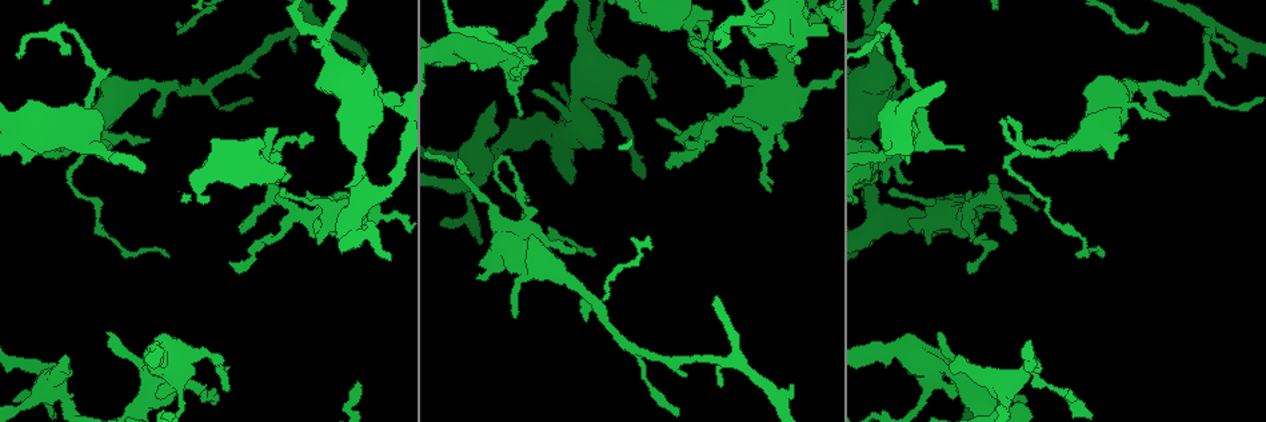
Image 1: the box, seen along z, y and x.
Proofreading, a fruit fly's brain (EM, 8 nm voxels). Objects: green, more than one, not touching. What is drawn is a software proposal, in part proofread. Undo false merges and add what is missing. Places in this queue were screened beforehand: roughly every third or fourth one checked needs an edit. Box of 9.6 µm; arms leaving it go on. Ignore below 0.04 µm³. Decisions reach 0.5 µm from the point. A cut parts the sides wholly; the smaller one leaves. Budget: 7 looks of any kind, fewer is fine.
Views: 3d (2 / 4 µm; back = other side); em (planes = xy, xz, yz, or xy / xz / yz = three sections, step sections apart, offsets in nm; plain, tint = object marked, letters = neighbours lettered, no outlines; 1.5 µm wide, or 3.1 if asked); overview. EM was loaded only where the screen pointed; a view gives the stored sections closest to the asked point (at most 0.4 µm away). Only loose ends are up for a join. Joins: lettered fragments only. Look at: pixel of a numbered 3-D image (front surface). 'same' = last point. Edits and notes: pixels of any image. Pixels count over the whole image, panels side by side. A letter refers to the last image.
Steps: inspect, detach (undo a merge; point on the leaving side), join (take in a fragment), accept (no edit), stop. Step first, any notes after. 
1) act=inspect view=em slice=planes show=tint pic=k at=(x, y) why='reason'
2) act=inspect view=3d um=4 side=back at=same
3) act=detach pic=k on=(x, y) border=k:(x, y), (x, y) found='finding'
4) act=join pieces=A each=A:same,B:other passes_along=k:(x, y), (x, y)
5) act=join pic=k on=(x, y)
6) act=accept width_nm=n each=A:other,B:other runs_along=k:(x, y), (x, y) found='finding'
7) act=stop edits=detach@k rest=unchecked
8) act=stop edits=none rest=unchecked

act=inspect view=em slice=xy step=4 show=letters pic=1 at=(1037, 209) why='tapers out'

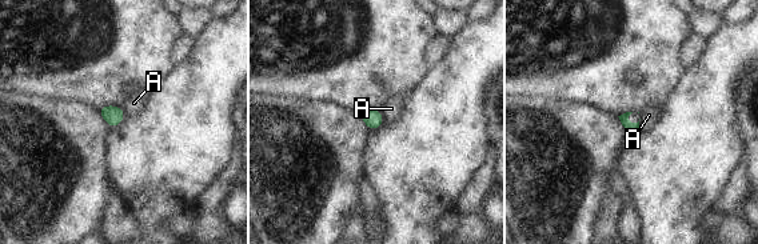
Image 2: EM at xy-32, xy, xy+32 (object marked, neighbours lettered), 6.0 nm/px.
act=inspect view=em slice=planes show=letters at=same why='cut it another way'

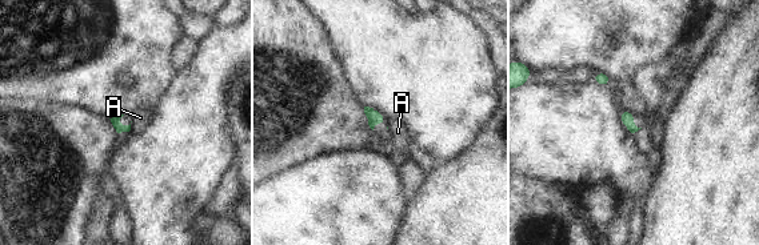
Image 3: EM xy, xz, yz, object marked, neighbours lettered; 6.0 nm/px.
act=accept each=A:other found='none of them fits'

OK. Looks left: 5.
act=inspect view=em slice=planes show=letters pic=1 at=(105, 333) why='free end'

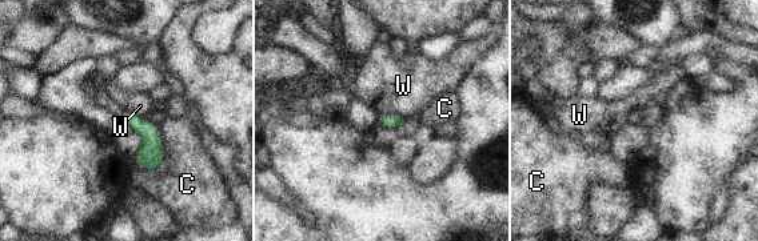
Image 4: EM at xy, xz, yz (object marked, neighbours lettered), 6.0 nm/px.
act=accept each=C:other,W:other found='none of them fits'

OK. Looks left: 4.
act=inspect view=em slice=planes show=plain pic=1 at=(286, 189) why='thin end'

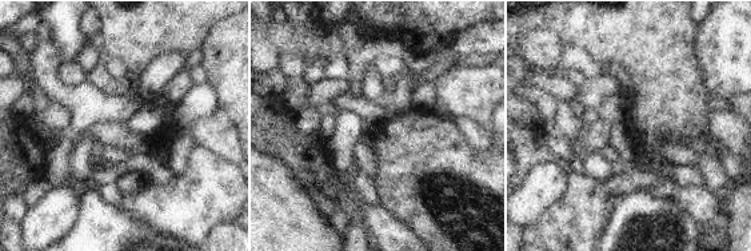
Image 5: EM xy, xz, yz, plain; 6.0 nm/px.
act=inspect view=em slice=planes show=letters at=same why='what lies round it'

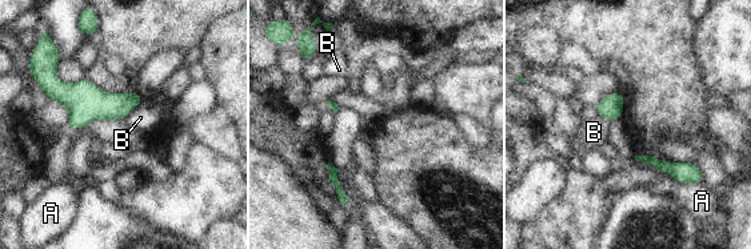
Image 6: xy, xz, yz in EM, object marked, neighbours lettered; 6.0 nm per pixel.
act=accept each=A:other,B:other border=6:(703, 181), (680, 184) found='none of them fits'

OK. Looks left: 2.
act=stop edits=none rest=unchecked

